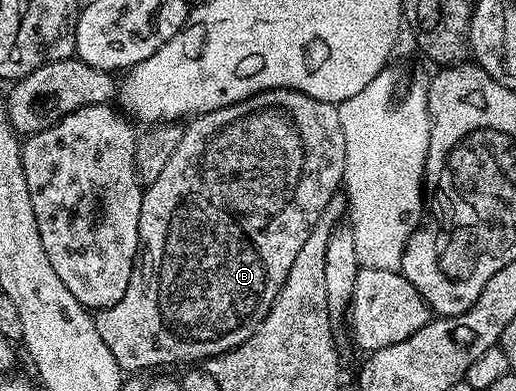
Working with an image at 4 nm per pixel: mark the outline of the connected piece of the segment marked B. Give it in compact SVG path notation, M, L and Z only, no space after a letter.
M280 87L274 91L260 91L244 103L233 103L218 111L206 111L194 118L188 124L189 128L184 128L179 149L171 153L171 161L167 161L163 173L159 173L159 177L155 177L155 181L144 188L141 197L139 274L133 274L127 293L123 293L119 302L113 307L98 310L95 315L99 337L103 337L103 345L111 349L111 357L115 357L122 372L145 373L141 371L160 365L161 359L157 355L137 355L144 347L158 347L177 359L204 361L214 355L222 355L225 351L234 351L239 344L247 341L247 337L251 337L263 317L267 317L279 289L287 281L287 273L291 273L291 265L295 262L295 257L299 257L303 241L307 241L323 209L327 209L331 197L338 194L342 186L347 158L347 127L345 123L341 124L341 115L337 111L340 110L332 103Z

